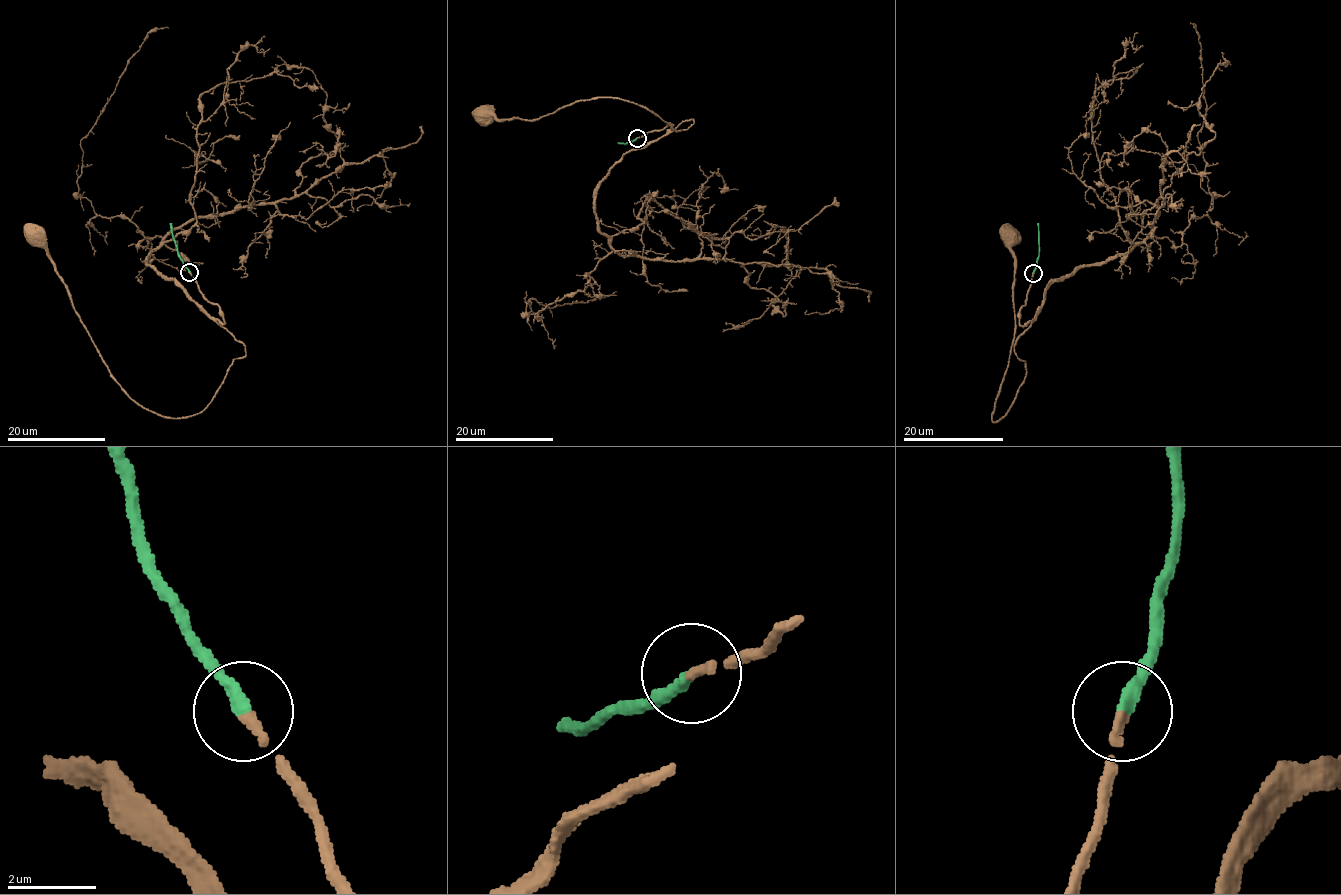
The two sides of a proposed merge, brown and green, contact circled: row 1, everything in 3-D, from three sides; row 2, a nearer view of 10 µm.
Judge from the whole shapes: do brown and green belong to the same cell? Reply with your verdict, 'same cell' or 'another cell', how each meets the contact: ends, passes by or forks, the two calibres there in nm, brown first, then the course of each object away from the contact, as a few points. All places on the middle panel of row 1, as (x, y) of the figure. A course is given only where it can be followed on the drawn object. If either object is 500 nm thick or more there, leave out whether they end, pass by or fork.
same cell | brown ends | green ends | 200/300 nm | brown via (637, 137), (694, 121), (677, 131), (646, 108), (610, 98), (580, 99), (538, 119), (496, 119), (484, 111) | green via (637, 137), (626, 143), (618, 142)

